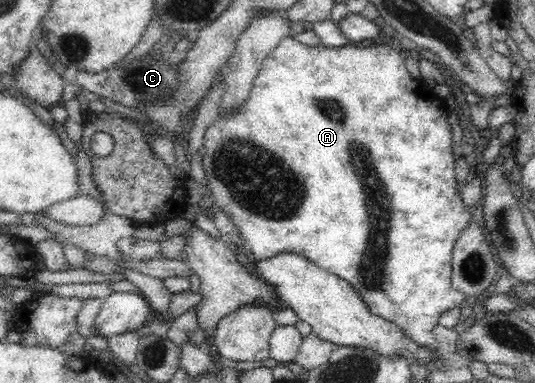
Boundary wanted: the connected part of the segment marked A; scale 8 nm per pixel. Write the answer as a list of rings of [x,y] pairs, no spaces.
[[[288,36],[280,40],[278,46],[264,59],[242,112],[225,116],[224,120],[218,118],[216,123],[206,130],[206,154],[202,160],[206,170],[205,179],[214,193],[215,203],[230,216],[236,225],[235,228],[239,230],[244,249],[256,261],[267,260],[281,253],[306,256],[321,269],[348,281],[372,315],[400,327],[400,333],[406,339],[414,341],[418,347],[428,349],[432,361],[440,361],[442,364],[446,358],[440,353],[434,329],[438,326],[442,314],[459,307],[466,299],[450,285],[451,259],[460,233],[467,229],[473,220],[472,210],[461,201],[460,184],[454,171],[458,158],[454,153],[454,137],[449,124],[451,108],[449,102],[438,97],[428,83],[410,75],[404,58],[393,47],[354,47],[353,44],[340,48],[328,48],[322,44],[310,47]]]

